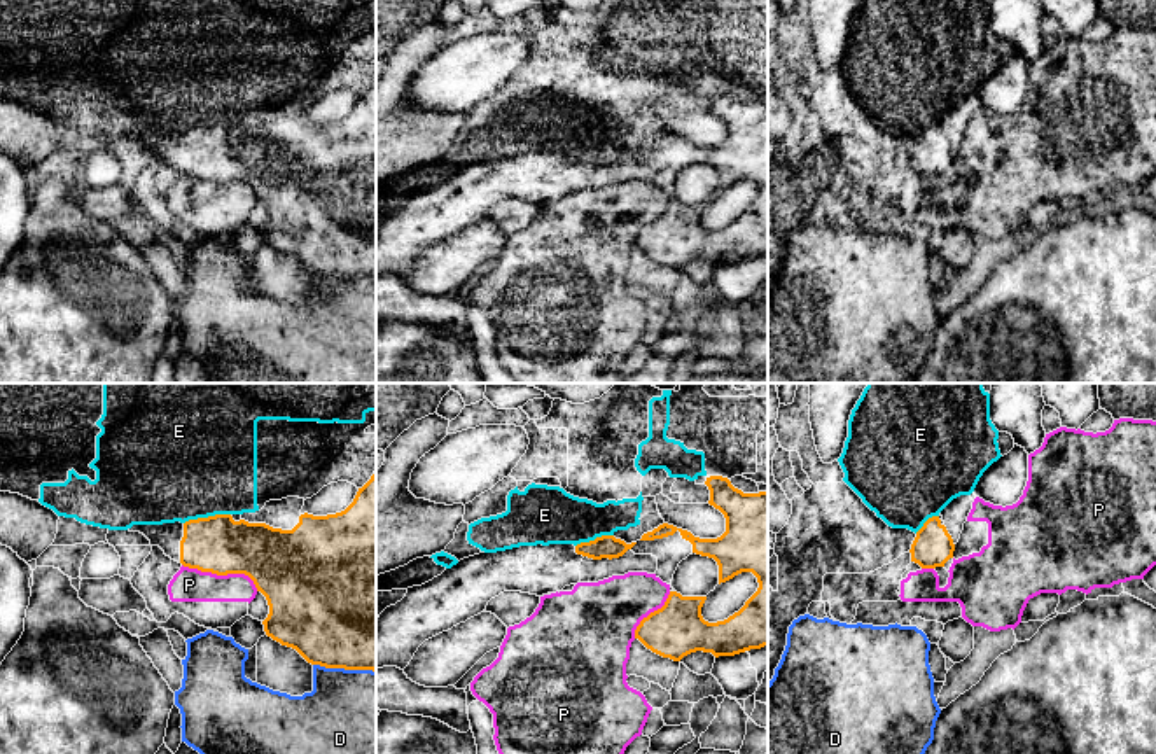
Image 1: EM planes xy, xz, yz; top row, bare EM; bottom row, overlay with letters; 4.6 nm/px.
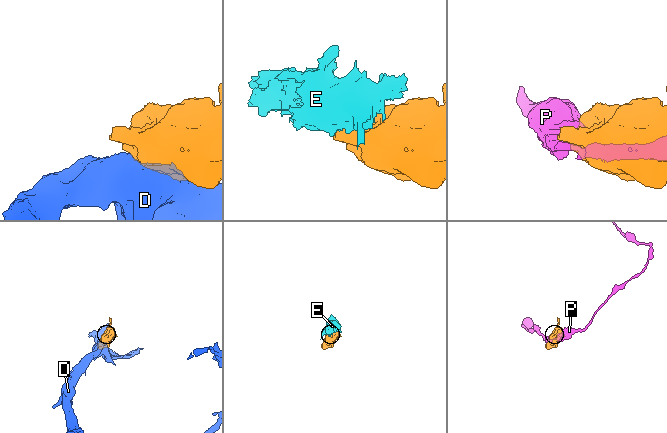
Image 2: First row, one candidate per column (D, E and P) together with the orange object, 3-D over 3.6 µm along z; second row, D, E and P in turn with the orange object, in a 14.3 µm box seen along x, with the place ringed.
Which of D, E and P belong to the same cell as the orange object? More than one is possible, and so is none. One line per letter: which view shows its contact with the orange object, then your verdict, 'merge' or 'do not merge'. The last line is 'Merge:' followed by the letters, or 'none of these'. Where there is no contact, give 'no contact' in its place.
D: meets orange in xy; do not merge
E: meets orange in xy; do not merge
P: meets orange in xy; do not merge
Merge: none of these

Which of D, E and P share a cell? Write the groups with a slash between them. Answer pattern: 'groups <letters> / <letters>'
groups D / E / P

